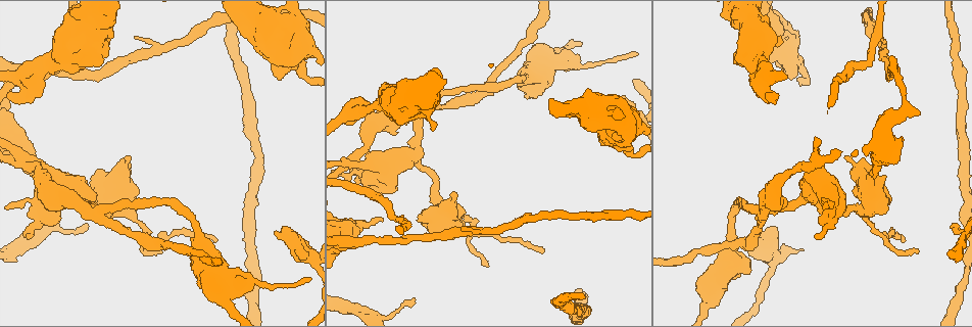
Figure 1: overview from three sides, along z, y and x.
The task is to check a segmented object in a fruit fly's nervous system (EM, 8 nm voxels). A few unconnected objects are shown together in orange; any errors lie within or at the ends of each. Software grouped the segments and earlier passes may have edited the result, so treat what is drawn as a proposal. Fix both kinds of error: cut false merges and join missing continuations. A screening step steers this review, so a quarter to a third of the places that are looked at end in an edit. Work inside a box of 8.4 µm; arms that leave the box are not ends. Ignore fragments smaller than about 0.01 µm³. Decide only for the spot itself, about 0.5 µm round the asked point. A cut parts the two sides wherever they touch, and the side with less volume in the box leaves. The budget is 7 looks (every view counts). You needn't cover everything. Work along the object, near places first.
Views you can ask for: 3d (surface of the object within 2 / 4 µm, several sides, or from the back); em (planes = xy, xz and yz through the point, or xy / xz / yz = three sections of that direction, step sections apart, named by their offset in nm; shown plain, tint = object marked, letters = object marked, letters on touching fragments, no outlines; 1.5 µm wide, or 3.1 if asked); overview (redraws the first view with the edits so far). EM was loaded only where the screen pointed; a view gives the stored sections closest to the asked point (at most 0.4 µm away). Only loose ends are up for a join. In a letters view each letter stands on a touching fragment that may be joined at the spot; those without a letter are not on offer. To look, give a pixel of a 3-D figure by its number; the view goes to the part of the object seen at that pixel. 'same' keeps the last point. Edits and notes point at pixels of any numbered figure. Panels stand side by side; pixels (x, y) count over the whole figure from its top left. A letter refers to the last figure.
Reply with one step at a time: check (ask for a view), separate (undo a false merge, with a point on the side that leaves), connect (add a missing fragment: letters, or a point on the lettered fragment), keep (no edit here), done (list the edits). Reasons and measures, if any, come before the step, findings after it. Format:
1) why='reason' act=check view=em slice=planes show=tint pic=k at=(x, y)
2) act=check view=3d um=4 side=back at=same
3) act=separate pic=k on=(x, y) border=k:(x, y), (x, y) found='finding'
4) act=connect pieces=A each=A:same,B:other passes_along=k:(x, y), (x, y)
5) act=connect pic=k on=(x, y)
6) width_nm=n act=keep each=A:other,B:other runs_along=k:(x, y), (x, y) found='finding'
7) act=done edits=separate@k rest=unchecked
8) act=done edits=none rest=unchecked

act=check view=3d um=2 side=back pic=1 at=(413, 302)

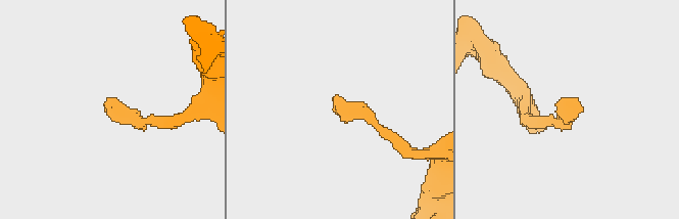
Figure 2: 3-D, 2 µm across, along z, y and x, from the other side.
act=check view=em slice=planes show=tint pic=2 at=(107, 98)

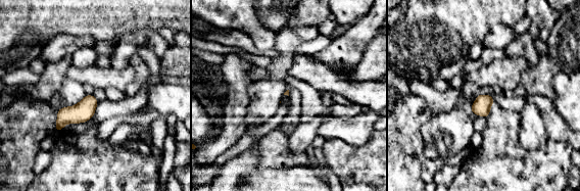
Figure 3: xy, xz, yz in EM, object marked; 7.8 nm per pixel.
act=check view=em slice=planes show=letters at=same

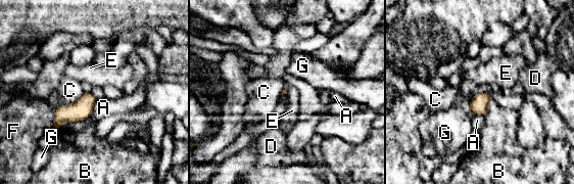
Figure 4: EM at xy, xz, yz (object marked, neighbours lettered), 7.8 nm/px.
act=keep each=A:other,B:other,C:other,D:other,E:other,F:other,G:other border=4:(91, 92), (96, 99) found='none of them fits'

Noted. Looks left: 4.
why='free end' act=check view=3d um=2 pic=1 at=(383, 220)

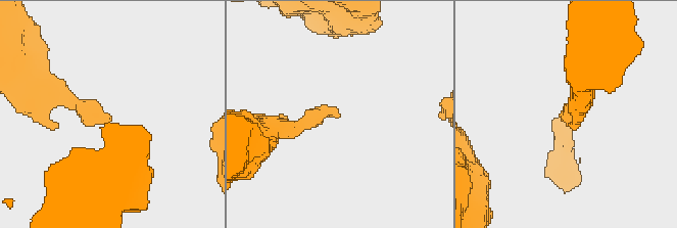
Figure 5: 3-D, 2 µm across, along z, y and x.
why='shape alone is not enough' act=check view=em slice=planes show=letters pic=5 at=(569, 118)

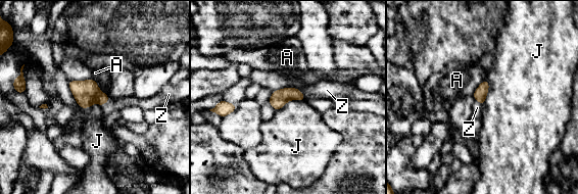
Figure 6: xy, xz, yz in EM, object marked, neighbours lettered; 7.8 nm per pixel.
act=connect pieces=Z each=A:other,J:other,Z:same passes_along=6:(87, 92), (105, 102), (113, 104) found='the neuron continues'

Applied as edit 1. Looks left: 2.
why='redraw' act=check view=overview

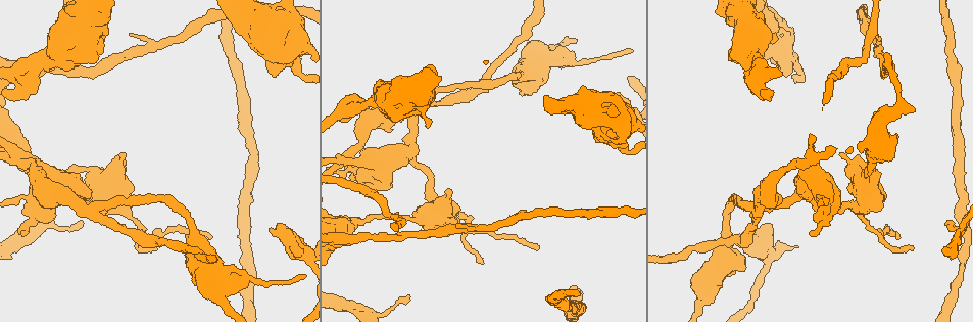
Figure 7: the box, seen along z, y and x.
act=check view=em um=3.1 slice=planes show=letters pic=7 at=(432, 68)

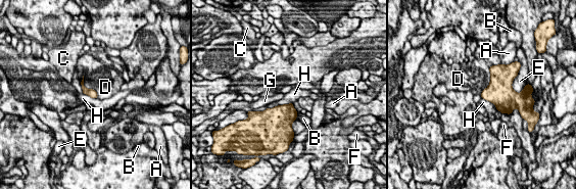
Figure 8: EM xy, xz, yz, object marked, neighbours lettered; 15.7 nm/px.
longest_contact=H:340nm act=keep each=A:other,B:other,C:other,D:other,E:other,F:other,G:other,H:other border=8:(489, 67), (488, 85) found='no lettered fragment goes on from it'

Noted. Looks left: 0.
act=done edits=connect@6 rest=unchecked

